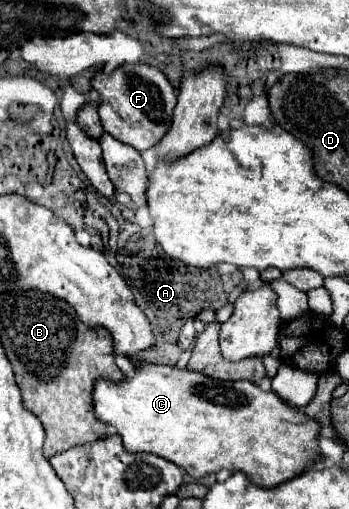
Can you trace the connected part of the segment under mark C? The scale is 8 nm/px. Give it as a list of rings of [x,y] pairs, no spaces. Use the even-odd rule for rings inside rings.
[[[138,362],[134,376],[124,376],[120,382],[98,378],[92,390],[92,402],[96,418],[106,426],[116,428],[116,434],[122,436],[128,452],[150,452],[162,456],[186,470],[192,478],[202,478],[226,468],[230,472],[248,474],[260,486],[276,486],[298,476],[310,460],[320,454],[316,446],[320,430],[318,422],[308,418],[302,410],[284,406],[272,390],[262,390],[258,384],[248,380],[224,382],[188,368]]]

